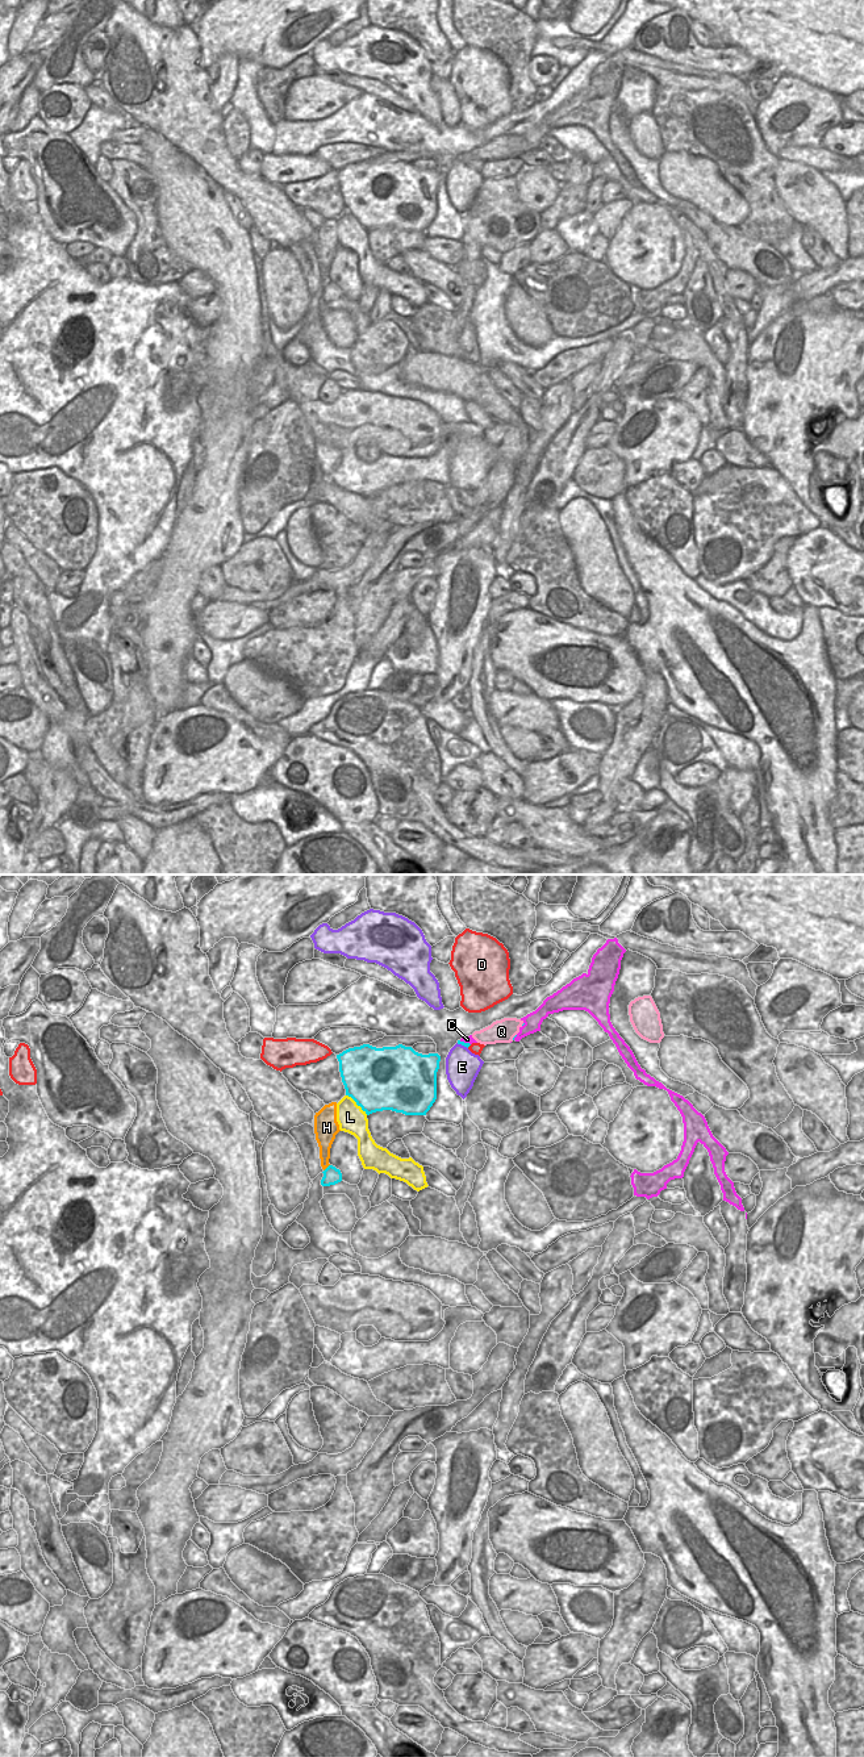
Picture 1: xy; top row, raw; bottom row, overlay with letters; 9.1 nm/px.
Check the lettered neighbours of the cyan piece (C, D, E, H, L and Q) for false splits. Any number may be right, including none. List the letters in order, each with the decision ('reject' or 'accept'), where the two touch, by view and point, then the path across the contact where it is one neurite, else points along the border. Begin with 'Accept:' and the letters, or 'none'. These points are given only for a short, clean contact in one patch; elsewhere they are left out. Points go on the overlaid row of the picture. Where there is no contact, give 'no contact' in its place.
Accept: Q
C: reject; meets cyan in xy at (463, 1042)
D: reject; meets cyan in xy at (468, 1046)
E: reject; meets cyan in xy at (462, 1044)
H: reject; meets cyan in xy at (326, 1168)
L: reject; meets cyan in xy at (357, 1104)
Q: accept; meets cyan in xy at (514, 1036)

